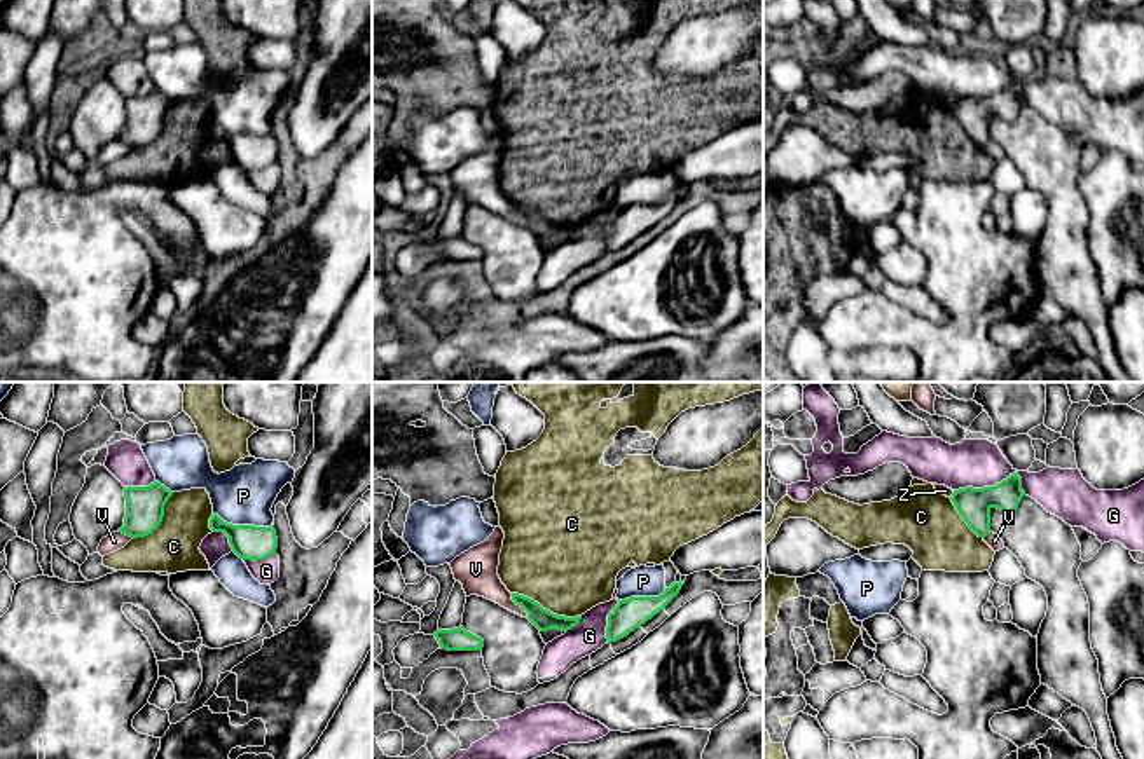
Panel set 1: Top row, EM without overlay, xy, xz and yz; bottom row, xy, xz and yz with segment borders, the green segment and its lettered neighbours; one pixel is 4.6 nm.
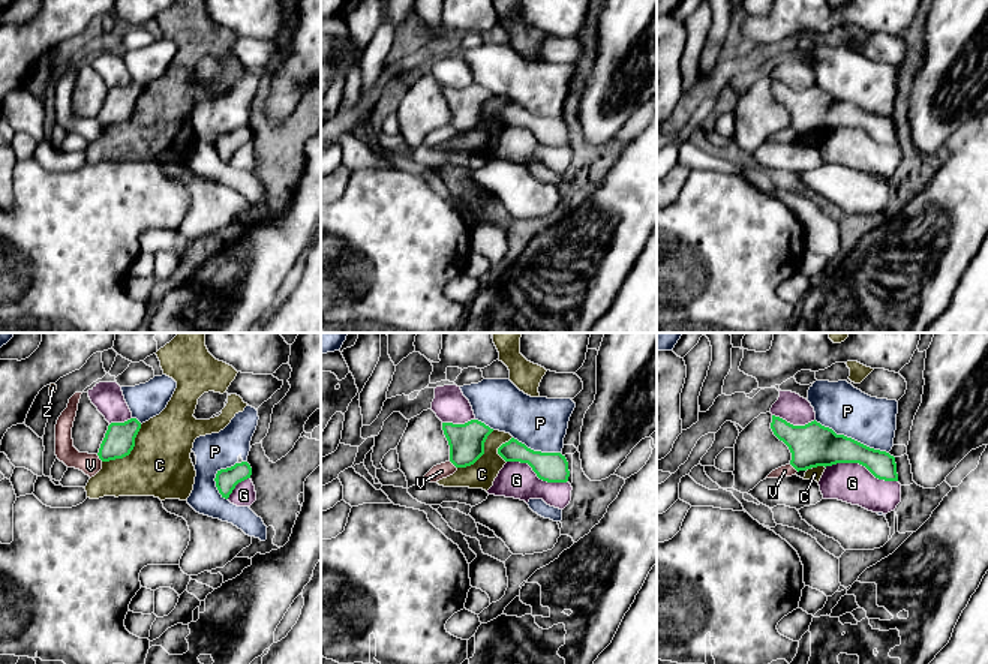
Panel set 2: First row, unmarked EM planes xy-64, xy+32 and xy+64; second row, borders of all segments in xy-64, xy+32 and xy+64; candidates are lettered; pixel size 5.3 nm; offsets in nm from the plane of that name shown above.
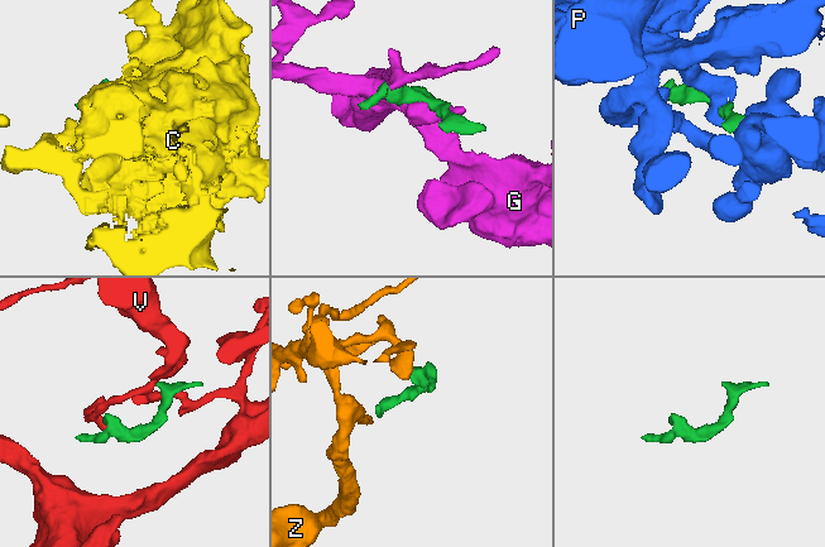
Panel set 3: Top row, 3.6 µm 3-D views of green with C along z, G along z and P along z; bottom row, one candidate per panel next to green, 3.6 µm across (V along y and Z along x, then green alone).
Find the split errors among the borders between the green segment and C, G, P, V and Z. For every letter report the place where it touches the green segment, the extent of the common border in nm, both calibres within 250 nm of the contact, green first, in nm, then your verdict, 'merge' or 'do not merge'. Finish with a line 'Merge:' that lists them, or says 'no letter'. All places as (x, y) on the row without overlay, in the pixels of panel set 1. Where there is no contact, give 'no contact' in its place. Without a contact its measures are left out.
C: xz (545, 218) | 340 nm | 100/480 nm | do not merge
G: yz (996, 95) | 340 nm | 160/220 nm | do not merge
P: xy (241, 135) | 280 nm | 160/280 nm | do not merge
V: xz (519, 213) | 140 nm | 100/190 nm | do not merge
Z: yz (952, 103) | 40 nm | 160/50 nm | do not merge
Merge: no letter

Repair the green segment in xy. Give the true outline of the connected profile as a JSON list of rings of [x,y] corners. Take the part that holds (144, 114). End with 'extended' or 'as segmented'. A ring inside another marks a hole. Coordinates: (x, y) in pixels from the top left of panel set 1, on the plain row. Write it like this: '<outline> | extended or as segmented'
[[[159,91],[147,96],[126,96],[126,126],[119,141],[133,148],[152,143],[161,134],[171,105],[173,101]]] | as segmented

